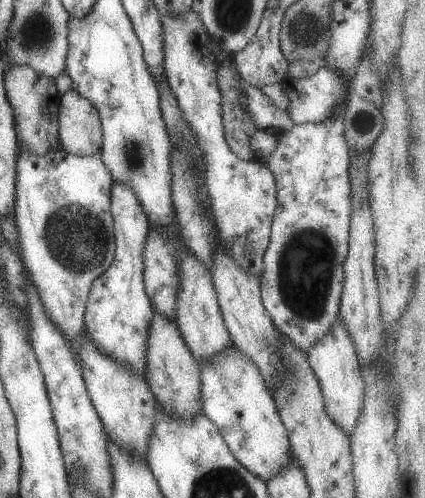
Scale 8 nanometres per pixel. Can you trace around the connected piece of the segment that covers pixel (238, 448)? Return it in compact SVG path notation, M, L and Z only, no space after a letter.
M233 346L198 362L202 414L218 429L235 460L263 482L291 458L287 432L277 415L268 384L257 366Z

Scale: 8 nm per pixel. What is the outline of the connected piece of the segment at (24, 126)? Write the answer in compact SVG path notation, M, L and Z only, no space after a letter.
M13 65L4 76L4 90L6 91L6 100L12 109L12 118L14 119L14 130L18 140L19 151L27 149L28 152L46 154L49 149L59 148L58 138L58 91L55 87L53 78L30 68L28 65Z

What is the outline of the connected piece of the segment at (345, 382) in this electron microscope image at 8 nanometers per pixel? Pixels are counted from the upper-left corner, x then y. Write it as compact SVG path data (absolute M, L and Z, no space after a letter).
M338 314L329 331L315 343L312 343L305 354L309 367L317 378L325 413L348 436L355 427L356 419L360 416L364 385L353 340L351 340L351 336L349 336Z

